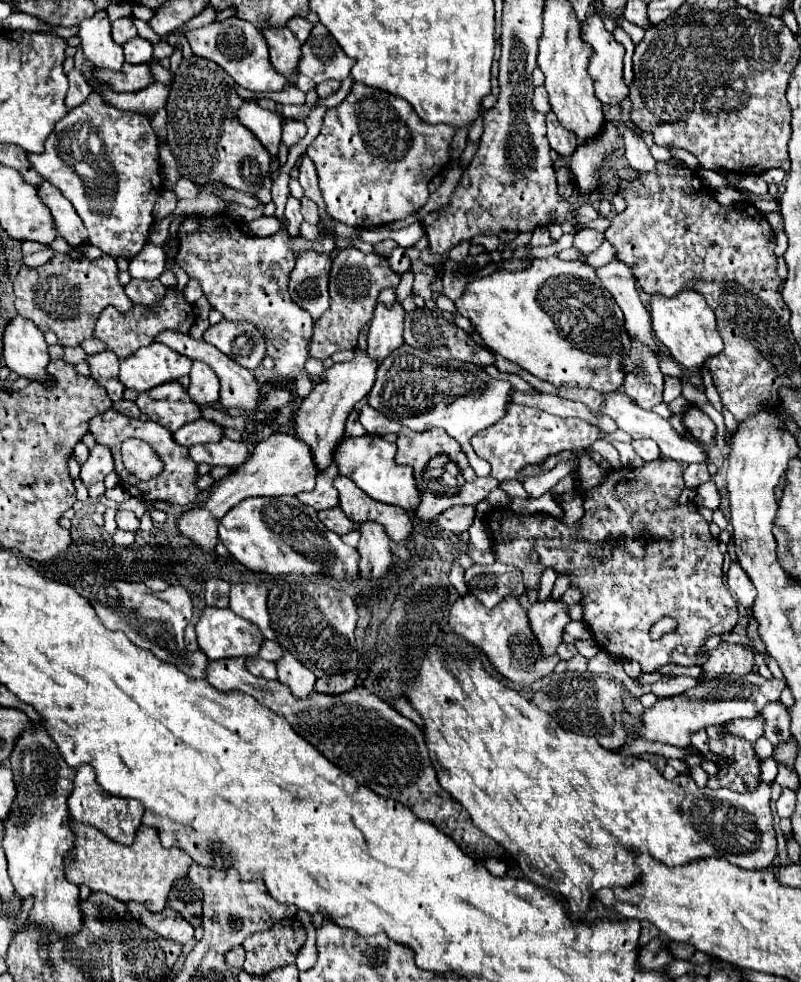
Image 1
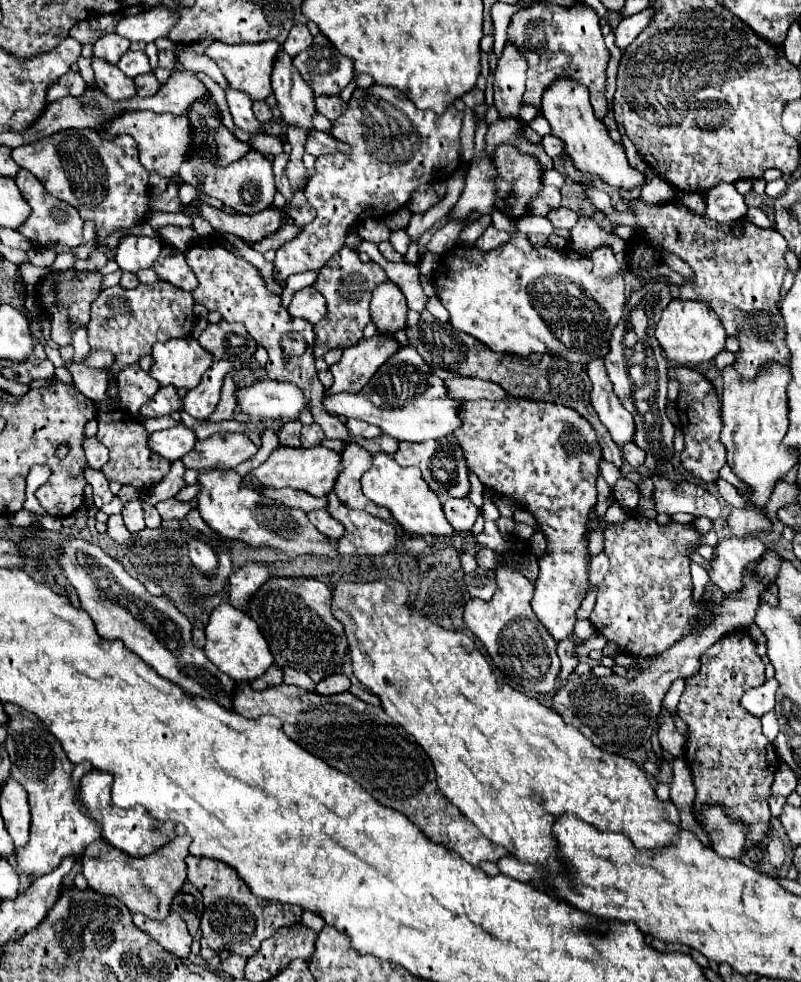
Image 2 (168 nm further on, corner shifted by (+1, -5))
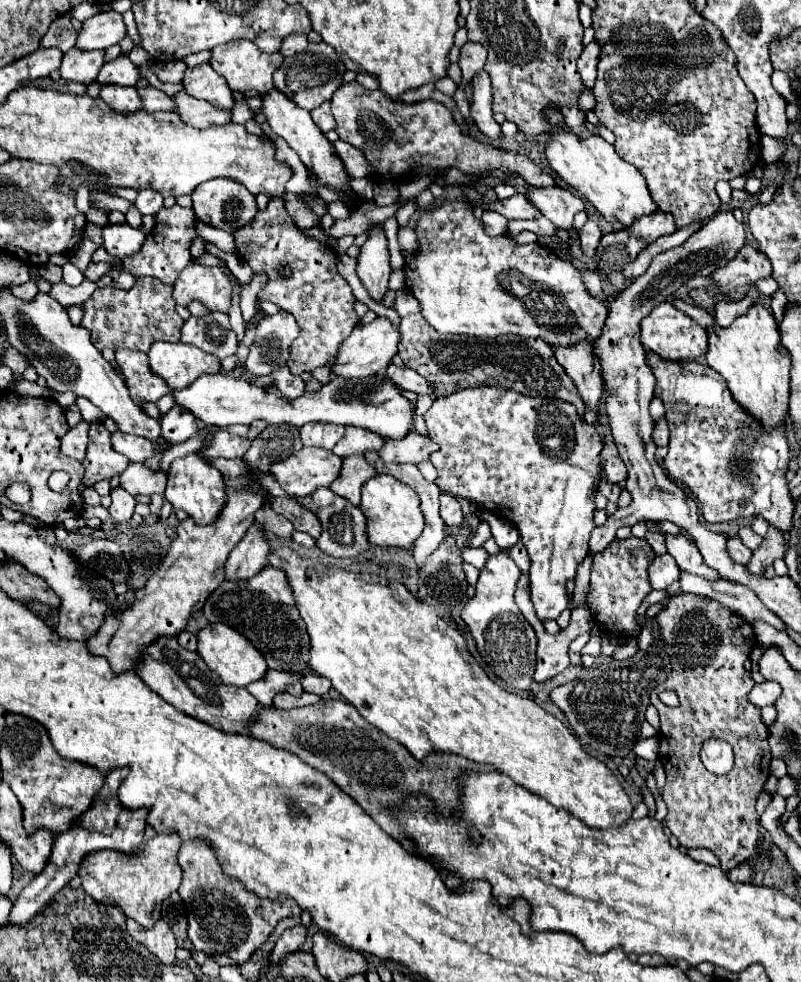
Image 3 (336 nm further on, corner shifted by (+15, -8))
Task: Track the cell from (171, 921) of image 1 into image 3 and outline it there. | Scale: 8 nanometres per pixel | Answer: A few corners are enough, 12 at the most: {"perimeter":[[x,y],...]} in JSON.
{"perimeter":[[128,920],[128,934],[162,964],[174,964],[176,940],[160,920],[142,928]]}

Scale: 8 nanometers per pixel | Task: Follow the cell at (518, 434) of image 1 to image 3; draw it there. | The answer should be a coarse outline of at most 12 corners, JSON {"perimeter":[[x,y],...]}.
{"perimeter":[[496,386],[424,414],[442,492],[512,522],[540,620],[588,554],[600,432]]}

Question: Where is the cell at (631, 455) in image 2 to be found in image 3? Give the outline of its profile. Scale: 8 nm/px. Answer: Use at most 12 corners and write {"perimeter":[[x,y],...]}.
{"perimeter":[[618,456],[604,462],[606,480],[620,484],[628,476]]}

